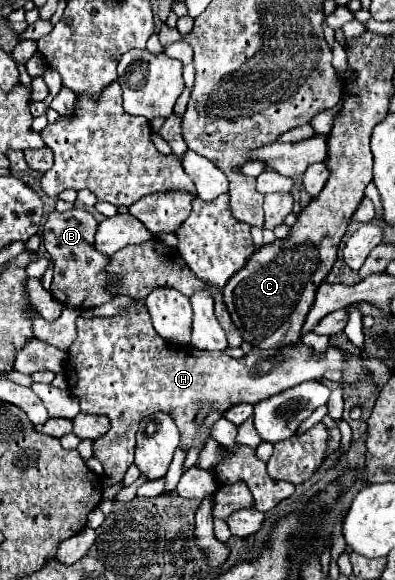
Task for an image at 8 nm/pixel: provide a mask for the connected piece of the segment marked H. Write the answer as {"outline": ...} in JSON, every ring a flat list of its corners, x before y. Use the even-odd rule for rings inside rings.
{"outline":[[137,298,127,308,121,308,115,316,107,316,107,318,99,316,93,320,85,320,81,316,77,318,77,340,69,348,65,376,69,382,69,392,79,398,81,412,105,414,111,420,111,430,101,440,93,442,93,456,103,464,103,476,107,478,103,486,113,486,123,480,127,468,131,466,137,426,145,416,151,416,155,412,165,412,173,416,181,432,181,448,189,452,195,446,195,434,201,430,201,424,205,422,209,412,217,410,223,414,237,404,255,406,257,402,267,400,269,396,275,396,305,380,323,378,325,370,343,370,345,364,347,364,345,352,335,346,329,346,323,358,317,358,313,350,305,344,297,344,291,350,289,348,277,348,277,350,253,348,247,356,233,358,233,356,227,356,225,352,205,352,193,346,169,344,153,330,145,300]]}

